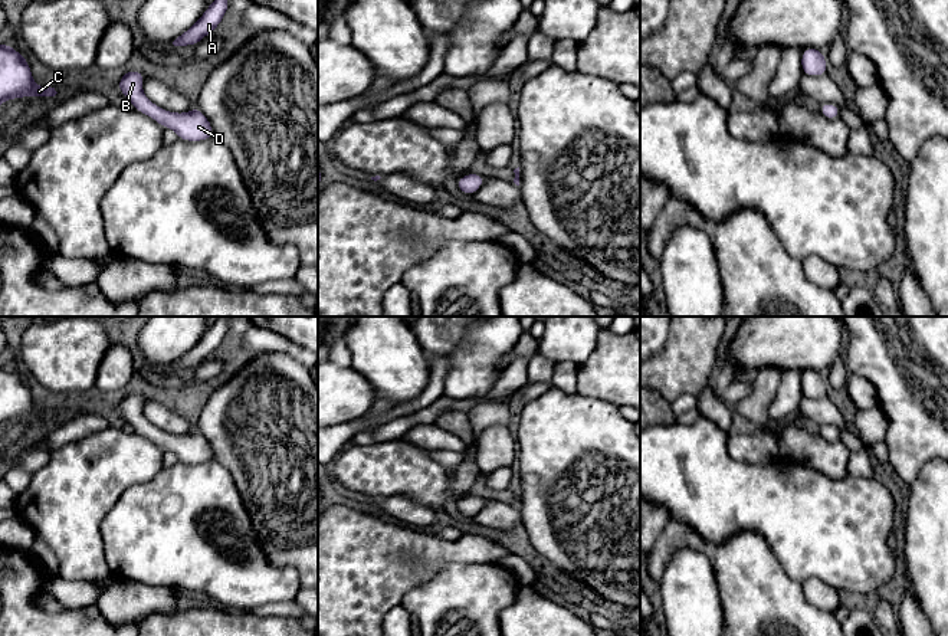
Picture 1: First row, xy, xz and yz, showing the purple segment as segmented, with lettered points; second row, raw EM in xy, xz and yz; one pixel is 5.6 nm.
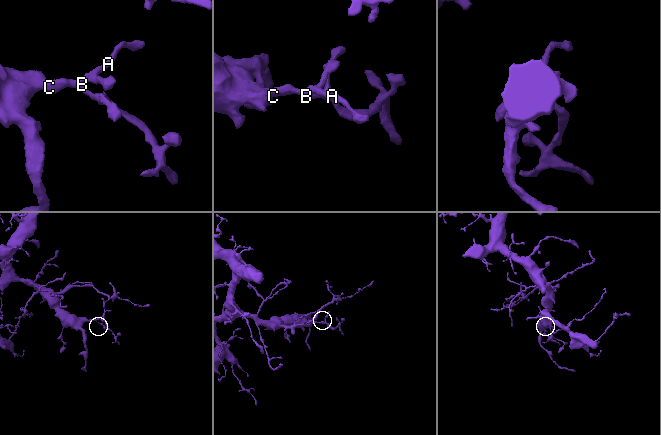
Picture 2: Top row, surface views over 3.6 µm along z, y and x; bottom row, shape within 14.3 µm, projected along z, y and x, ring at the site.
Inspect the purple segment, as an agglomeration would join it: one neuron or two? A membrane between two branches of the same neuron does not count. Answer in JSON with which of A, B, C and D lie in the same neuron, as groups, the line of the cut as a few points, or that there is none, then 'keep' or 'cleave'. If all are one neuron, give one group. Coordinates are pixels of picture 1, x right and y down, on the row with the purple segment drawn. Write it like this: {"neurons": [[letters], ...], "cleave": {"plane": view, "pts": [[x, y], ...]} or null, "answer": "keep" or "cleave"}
{"neurons": [["A", "B", "C", "D"]], "cleave": null, "answer": "keep"}

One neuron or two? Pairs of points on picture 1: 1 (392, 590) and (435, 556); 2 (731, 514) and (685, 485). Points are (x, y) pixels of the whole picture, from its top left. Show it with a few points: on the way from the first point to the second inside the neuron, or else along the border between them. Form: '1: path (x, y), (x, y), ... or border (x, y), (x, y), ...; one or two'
1: path (402, 580), (425, 557); one
2: path (719, 502), (702, 485), (696, 485); one

